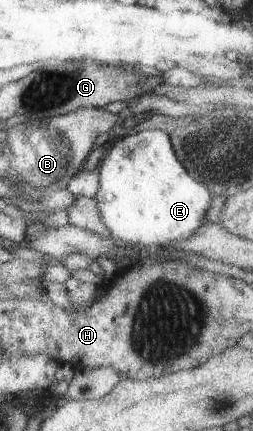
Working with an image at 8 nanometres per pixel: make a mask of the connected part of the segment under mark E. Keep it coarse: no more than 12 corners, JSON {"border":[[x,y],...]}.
{"border":[[168,132],[106,145],[100,220],[162,247],[207,223],[212,195]]}

